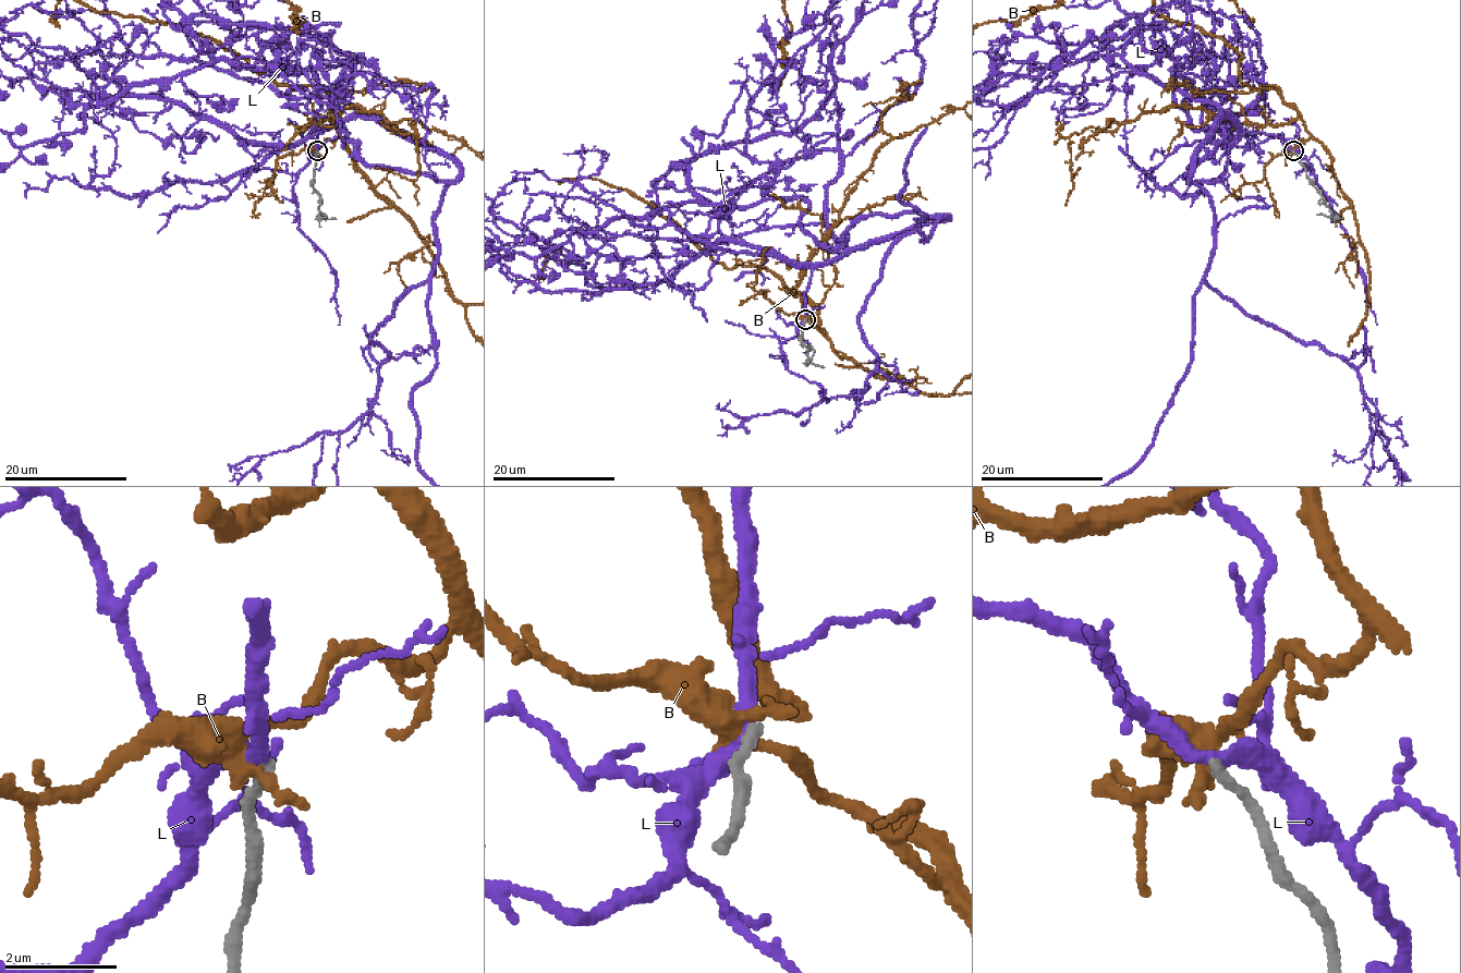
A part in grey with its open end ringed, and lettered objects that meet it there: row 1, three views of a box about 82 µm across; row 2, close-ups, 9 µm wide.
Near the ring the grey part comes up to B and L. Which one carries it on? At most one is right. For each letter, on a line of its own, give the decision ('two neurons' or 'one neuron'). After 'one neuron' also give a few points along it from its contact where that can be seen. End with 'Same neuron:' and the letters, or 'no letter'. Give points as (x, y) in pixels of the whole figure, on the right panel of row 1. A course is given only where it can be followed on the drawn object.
B: two neurons
L: two neurons
Same neuron: no letter

